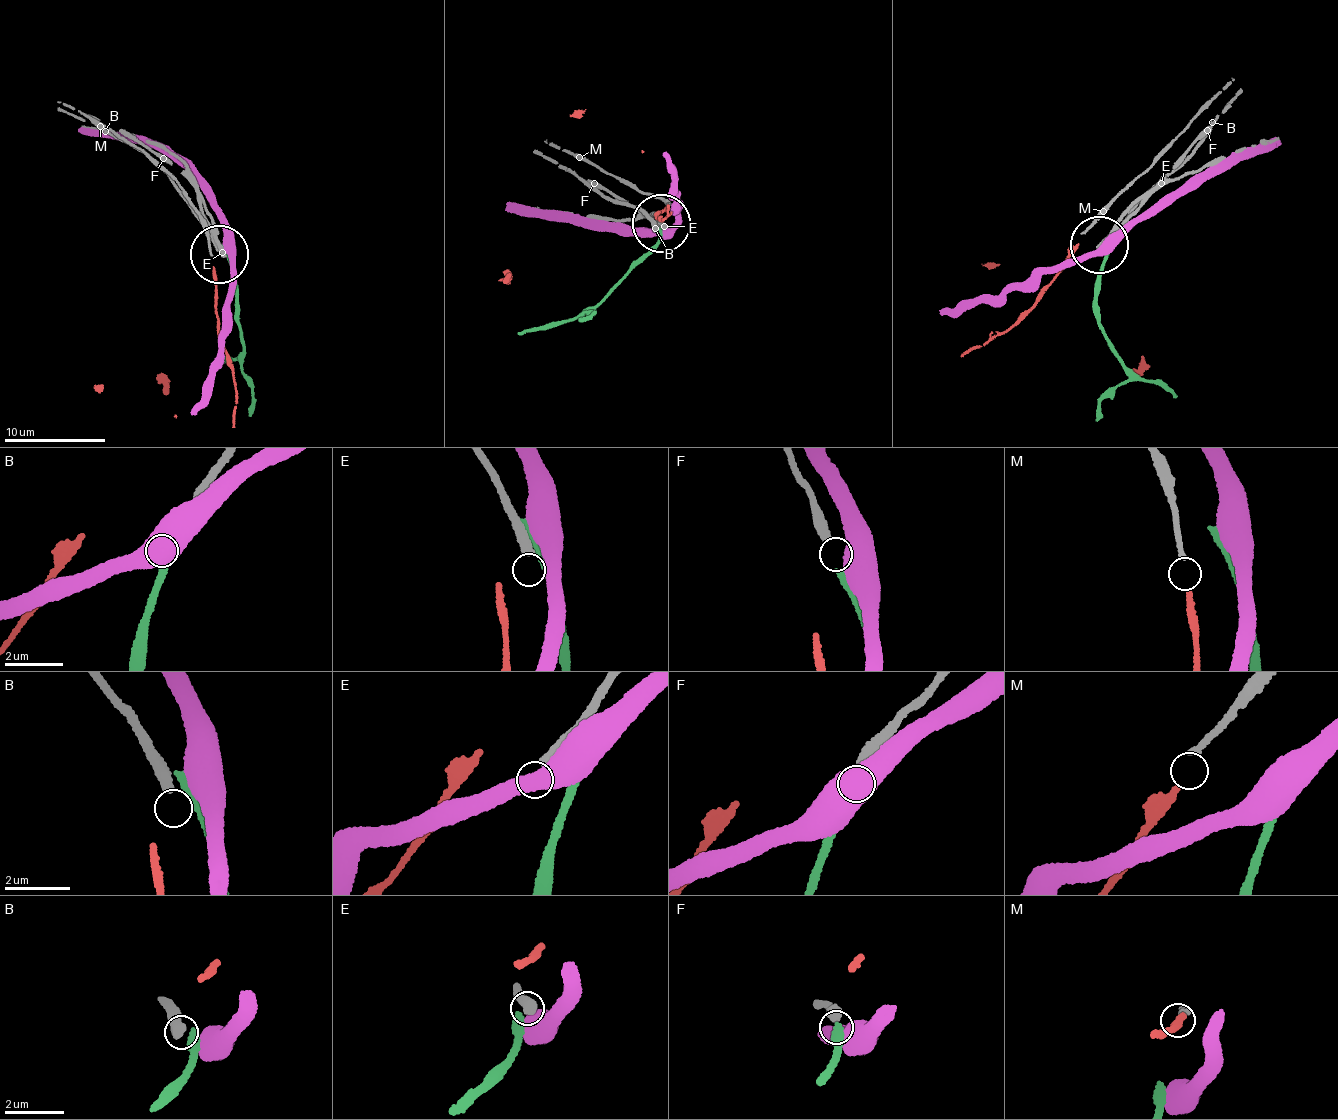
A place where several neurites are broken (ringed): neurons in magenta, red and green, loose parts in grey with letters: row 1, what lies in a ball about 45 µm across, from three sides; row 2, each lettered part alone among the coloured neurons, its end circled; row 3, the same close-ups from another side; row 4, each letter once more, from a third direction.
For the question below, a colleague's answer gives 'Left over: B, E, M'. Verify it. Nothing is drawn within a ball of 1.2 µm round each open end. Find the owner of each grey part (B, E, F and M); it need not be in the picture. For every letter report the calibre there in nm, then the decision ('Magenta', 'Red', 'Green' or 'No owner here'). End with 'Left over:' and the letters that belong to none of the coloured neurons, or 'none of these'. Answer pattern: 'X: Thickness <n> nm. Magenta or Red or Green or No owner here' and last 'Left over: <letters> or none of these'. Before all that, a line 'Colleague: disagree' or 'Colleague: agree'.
Colleague: disagree
B: Thickness 360 nm. No owner here
E: Thickness 360 nm. No owner here
F: Thickness 360 nm. Green
M: Thickness 180 nm. Red
Left over: B, E

